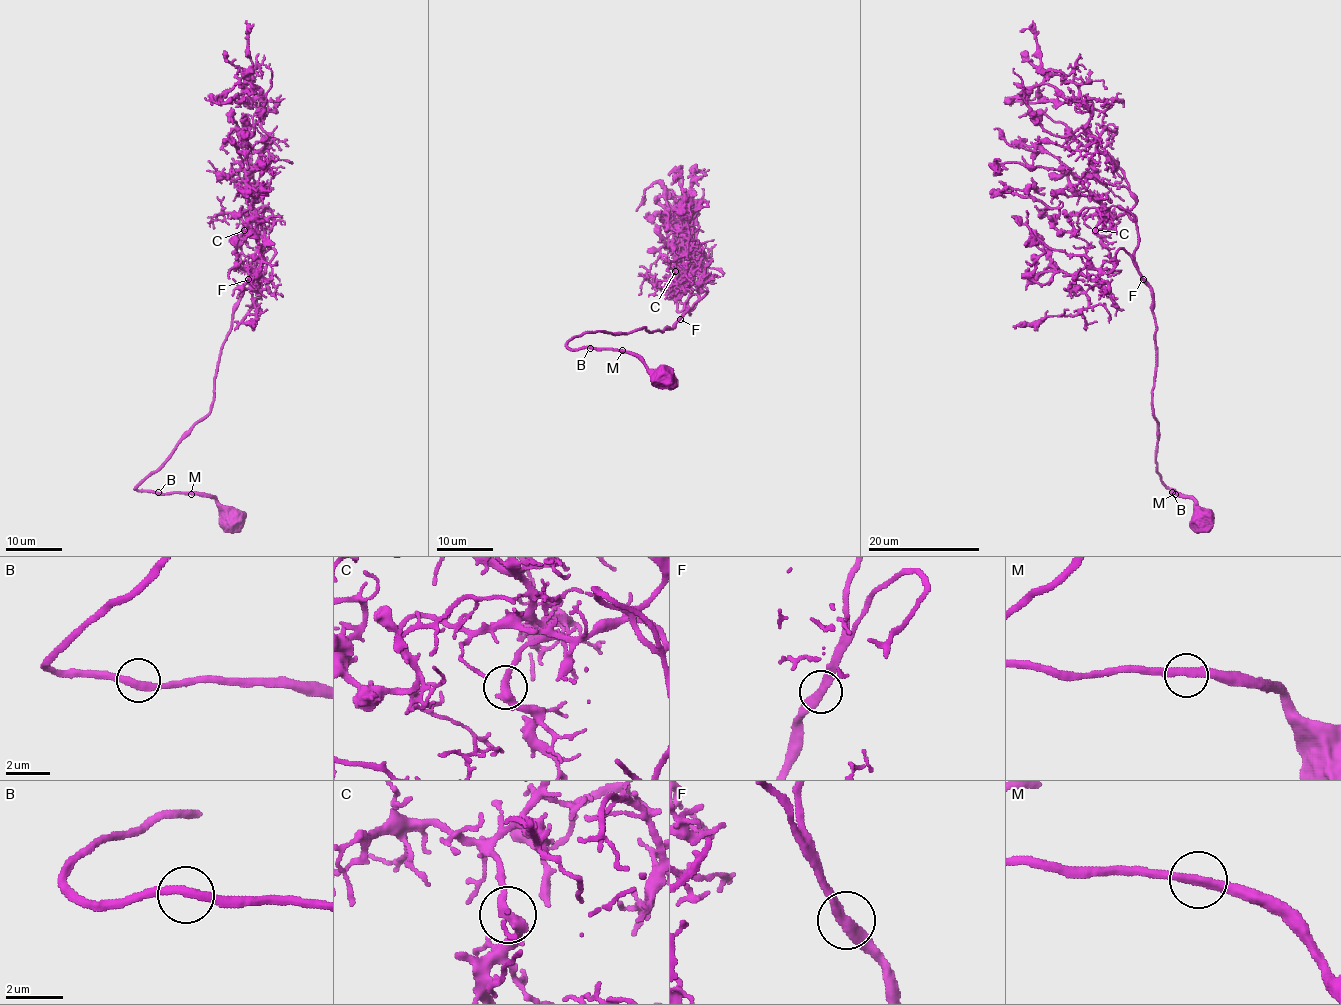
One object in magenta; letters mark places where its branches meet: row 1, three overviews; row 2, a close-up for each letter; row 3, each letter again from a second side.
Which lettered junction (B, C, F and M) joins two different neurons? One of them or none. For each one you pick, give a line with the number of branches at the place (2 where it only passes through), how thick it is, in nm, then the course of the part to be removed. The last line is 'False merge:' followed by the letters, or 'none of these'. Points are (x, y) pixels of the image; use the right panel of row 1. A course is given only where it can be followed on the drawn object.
False merge: none of these

